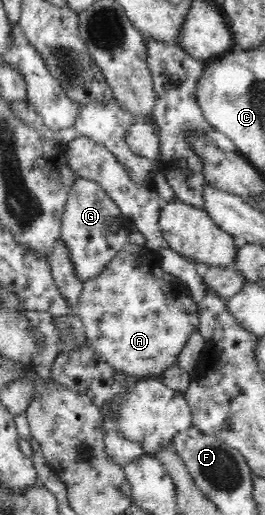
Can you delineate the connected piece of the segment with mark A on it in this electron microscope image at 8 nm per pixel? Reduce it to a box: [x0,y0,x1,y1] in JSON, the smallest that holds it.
[77,243,199,378]

